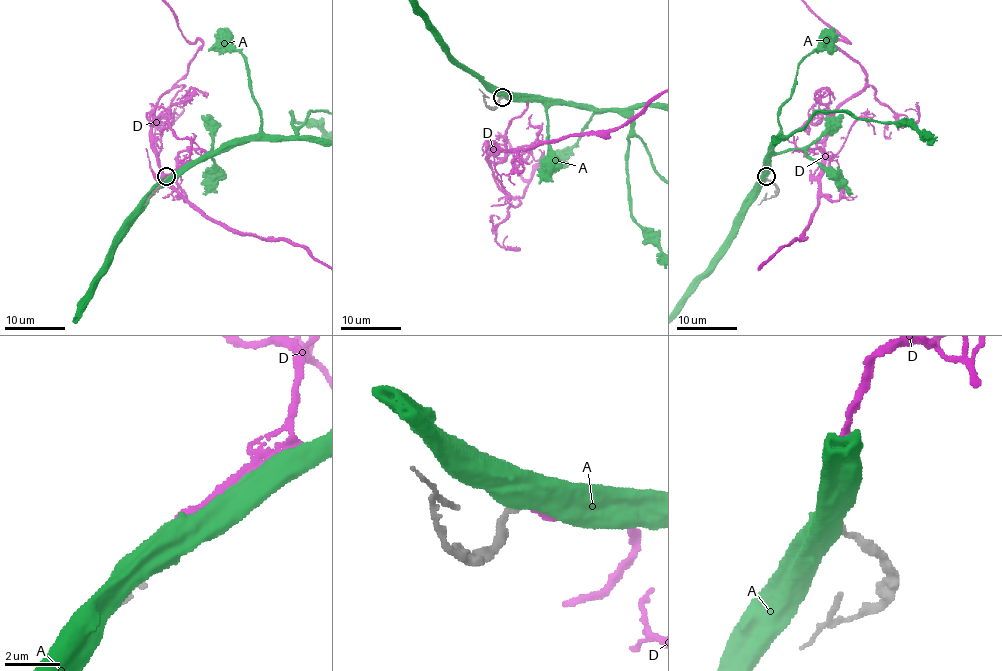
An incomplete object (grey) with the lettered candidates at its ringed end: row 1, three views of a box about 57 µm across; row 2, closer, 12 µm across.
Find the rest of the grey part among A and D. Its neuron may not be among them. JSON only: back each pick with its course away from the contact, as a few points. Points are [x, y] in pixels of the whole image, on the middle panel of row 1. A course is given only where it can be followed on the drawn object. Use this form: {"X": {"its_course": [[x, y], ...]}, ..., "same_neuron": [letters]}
{"D": {"its_course": [[502, 97], [526, 106], [493, 179], [523, 195], [538, 164], [526, 179], [495, 128], [413, 72]]}, "same_neuron": ["D"]}

